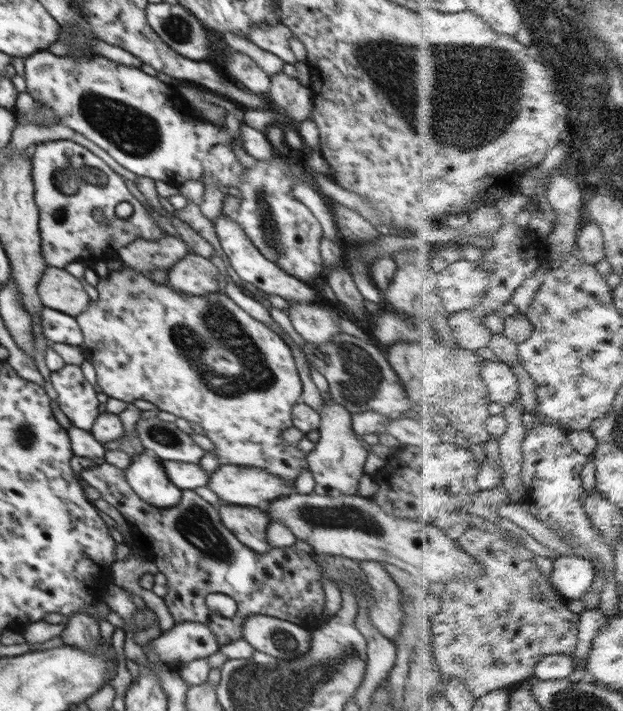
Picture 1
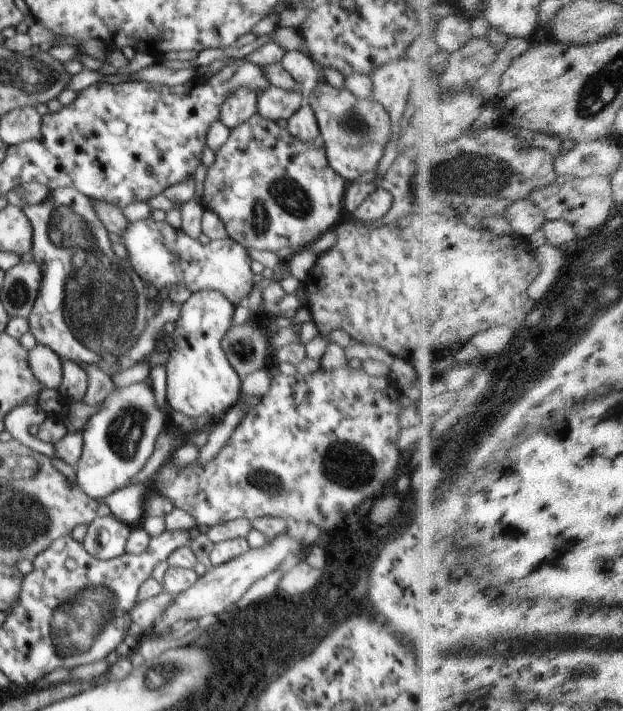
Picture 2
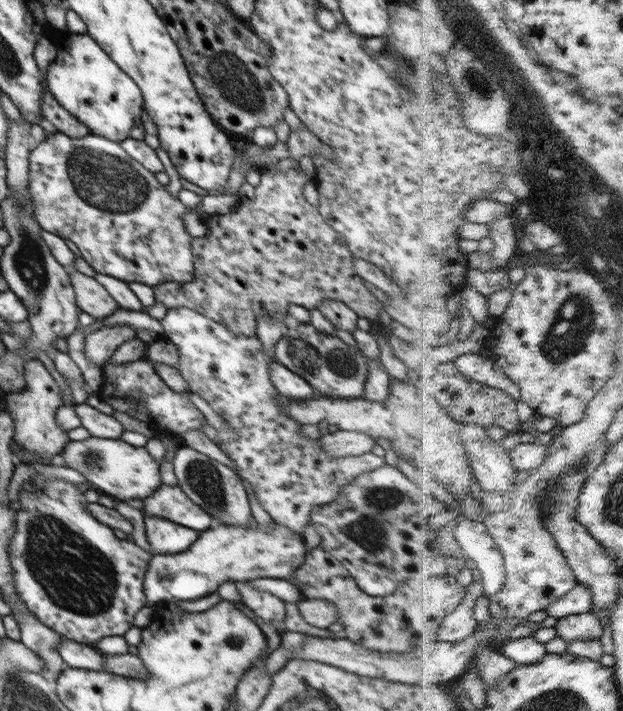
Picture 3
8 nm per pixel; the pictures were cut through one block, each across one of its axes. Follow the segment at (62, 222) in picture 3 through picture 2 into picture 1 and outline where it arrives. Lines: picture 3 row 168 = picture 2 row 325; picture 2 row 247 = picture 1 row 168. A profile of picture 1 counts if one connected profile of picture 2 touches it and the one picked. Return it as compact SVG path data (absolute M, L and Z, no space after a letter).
M50 140L38 143L31 161L34 200L39 210L39 232L42 240L42 258L48 266L63 268L74 261L92 264L100 260L117 264L118 249L138 237L160 239L168 233L157 225L148 212L126 186L122 176L112 172L88 148L72 140Z

